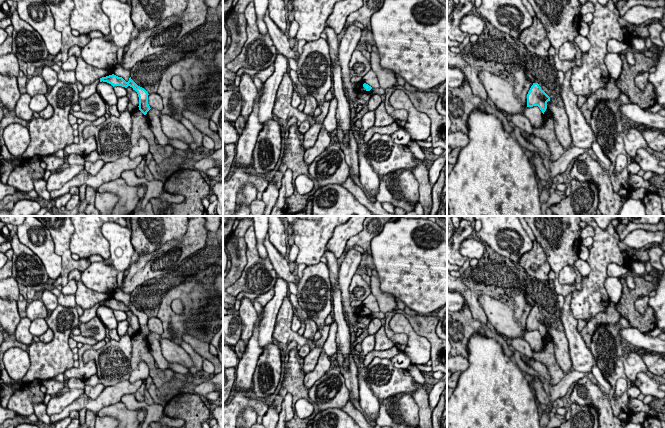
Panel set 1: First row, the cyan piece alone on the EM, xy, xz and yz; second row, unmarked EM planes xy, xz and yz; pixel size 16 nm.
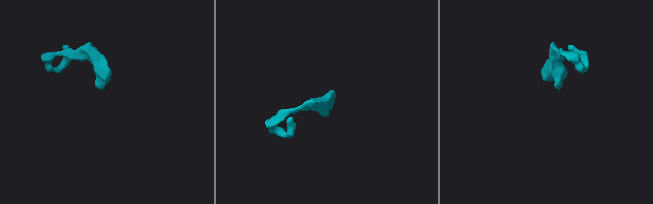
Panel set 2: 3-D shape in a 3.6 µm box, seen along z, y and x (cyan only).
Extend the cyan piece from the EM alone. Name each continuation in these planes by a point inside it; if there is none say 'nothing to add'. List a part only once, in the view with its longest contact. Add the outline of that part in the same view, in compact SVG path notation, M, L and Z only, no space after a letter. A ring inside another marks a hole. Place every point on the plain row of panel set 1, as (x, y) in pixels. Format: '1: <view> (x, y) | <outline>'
1: xy (140, 347) | M136 331L131 336L132 342L132 355L131 355L131 368L136 369L140 361L145 362L149 367L149 375L159 392L166 384L169 384L173 379L175 373L171 369L162 370L155 366L156 362L150 353L149 342L144 339L139 331Z

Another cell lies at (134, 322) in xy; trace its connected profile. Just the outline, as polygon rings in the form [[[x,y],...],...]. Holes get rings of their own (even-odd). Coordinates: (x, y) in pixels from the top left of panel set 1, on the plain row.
[[[128,310],[128,311],[126,312],[126,314],[127,314],[127,317],[130,318],[131,327],[132,327],[134,330],[138,331],[138,330],[139,330],[139,321],[138,321],[137,316],[136,316],[132,311],[130,311],[130,310]]]

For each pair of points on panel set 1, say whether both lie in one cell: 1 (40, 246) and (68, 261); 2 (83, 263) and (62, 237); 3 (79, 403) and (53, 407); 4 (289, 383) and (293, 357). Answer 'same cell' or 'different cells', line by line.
1: different cells
2: same cell
3: different cells
4: same cell

